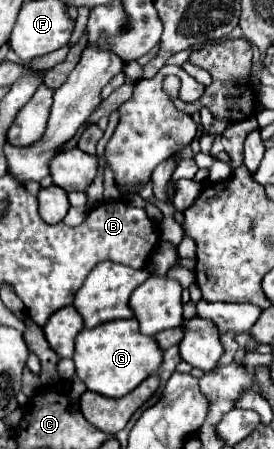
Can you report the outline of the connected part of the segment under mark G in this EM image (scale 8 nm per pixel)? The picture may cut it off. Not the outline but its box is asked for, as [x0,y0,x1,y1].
[75,318,163,398]

